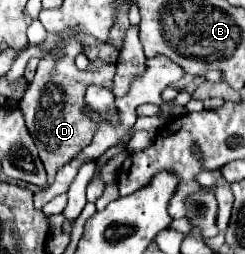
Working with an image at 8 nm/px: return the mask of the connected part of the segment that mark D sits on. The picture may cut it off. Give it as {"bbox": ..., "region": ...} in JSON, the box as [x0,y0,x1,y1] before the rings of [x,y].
{"bbox":[19,56,115,184],"region":[[[69,56],[61,58],[45,58],[39,62],[35,78],[31,80],[23,100],[19,102],[23,110],[23,118],[27,124],[27,130],[31,138],[35,138],[35,146],[39,150],[39,158],[47,170],[47,182],[51,184],[55,180],[55,174],[61,166],[71,162],[83,146],[91,144],[91,138],[95,136],[95,122],[87,118],[85,114],[85,92],[87,86],[103,86],[111,90],[115,76],[115,64],[109,64],[101,70],[89,70],[81,72],[75,66],[75,60]]]}

